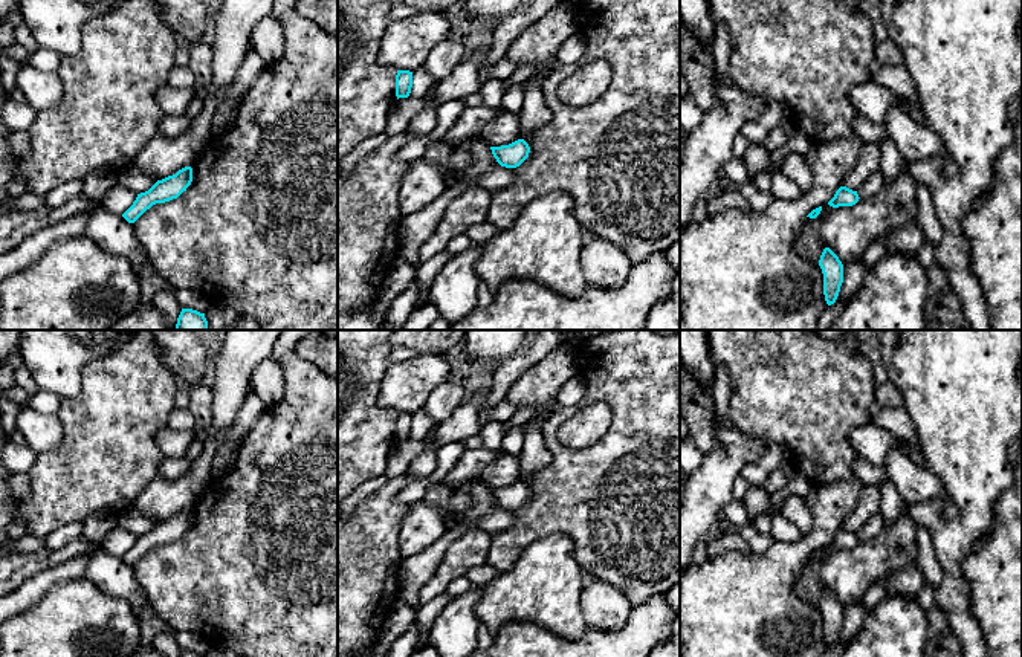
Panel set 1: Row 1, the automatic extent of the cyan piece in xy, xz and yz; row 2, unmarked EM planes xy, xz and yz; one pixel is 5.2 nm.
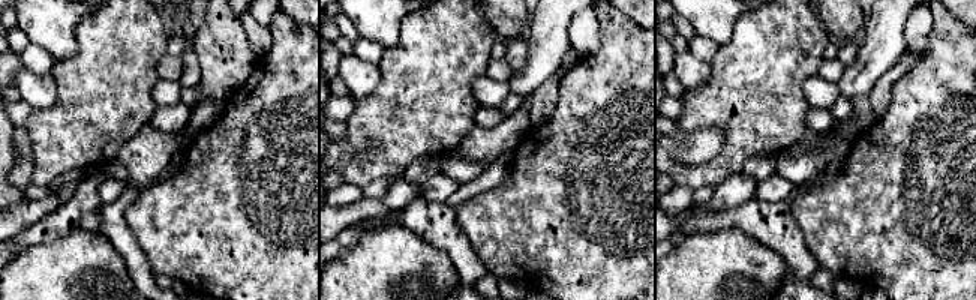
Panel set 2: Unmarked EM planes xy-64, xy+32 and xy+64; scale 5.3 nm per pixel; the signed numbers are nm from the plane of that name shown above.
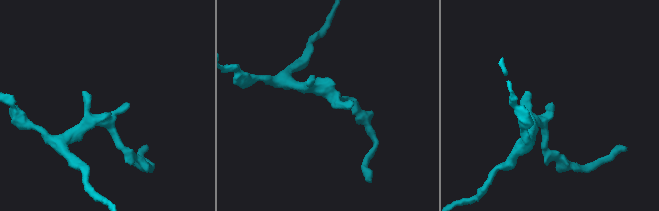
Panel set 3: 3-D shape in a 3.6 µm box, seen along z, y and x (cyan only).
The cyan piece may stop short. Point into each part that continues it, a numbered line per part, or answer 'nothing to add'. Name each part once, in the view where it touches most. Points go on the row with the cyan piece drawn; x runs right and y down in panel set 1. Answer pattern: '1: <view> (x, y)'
nothing to add

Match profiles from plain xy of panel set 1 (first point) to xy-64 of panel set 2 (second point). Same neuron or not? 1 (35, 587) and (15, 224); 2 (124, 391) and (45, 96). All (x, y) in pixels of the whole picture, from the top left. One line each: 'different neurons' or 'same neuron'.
1: different neurons
2: different neurons

